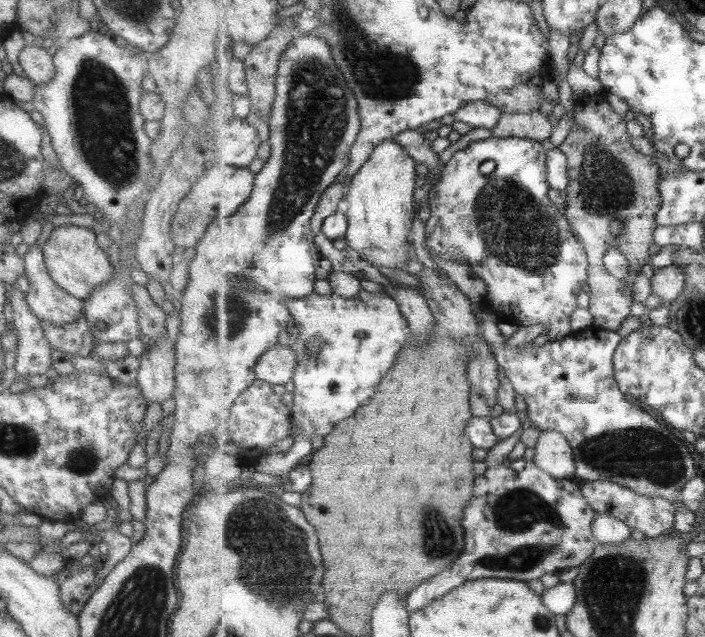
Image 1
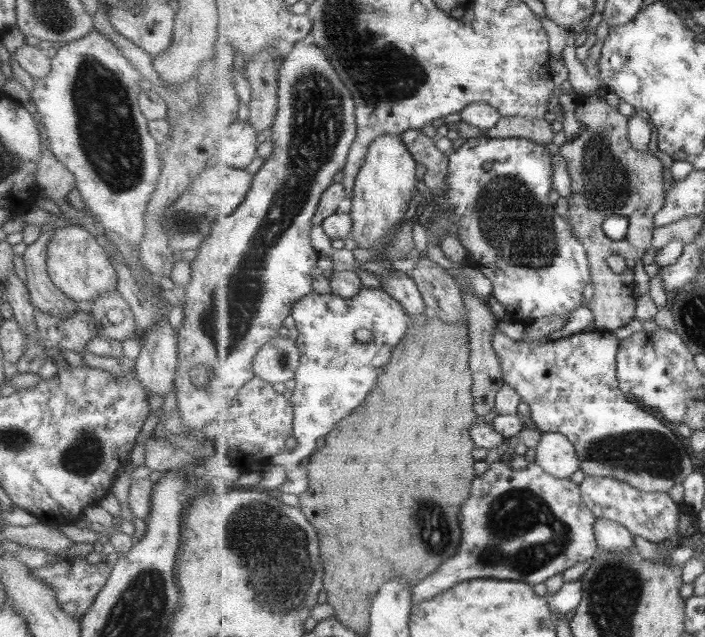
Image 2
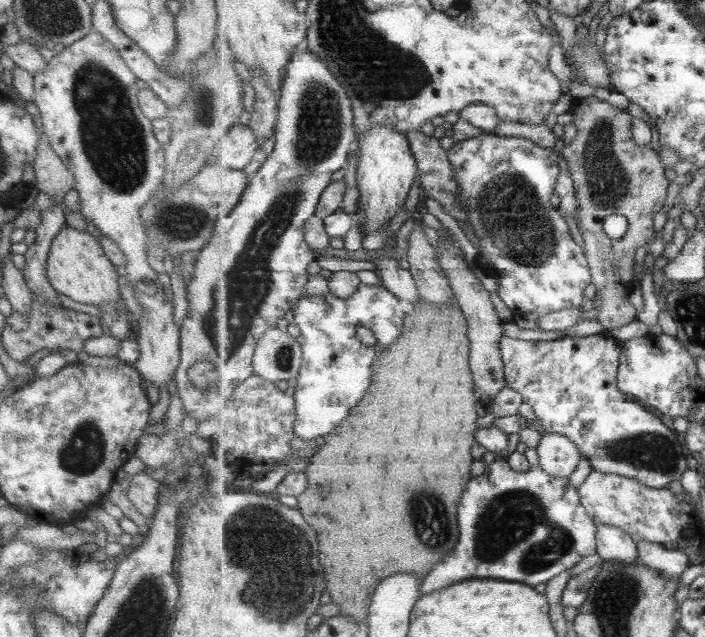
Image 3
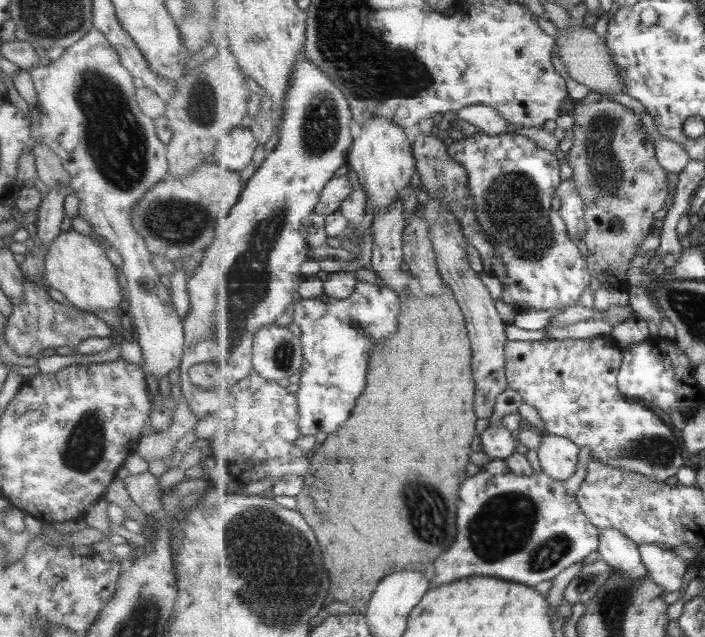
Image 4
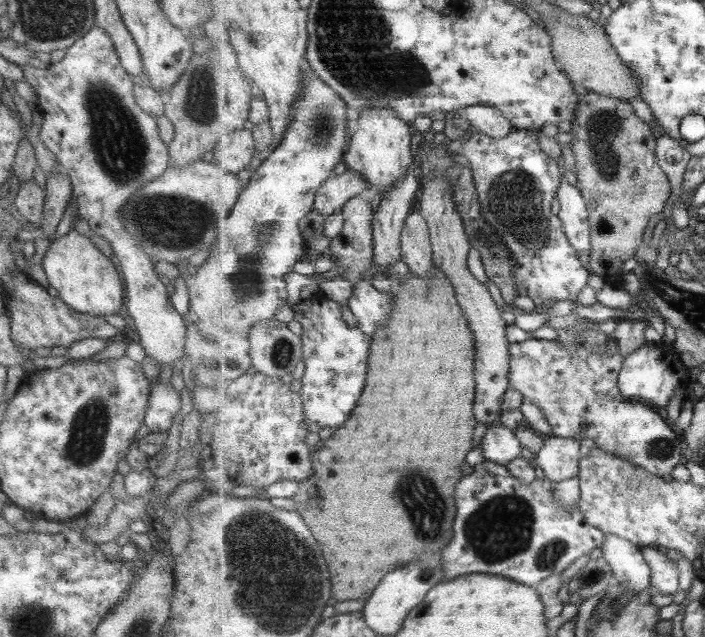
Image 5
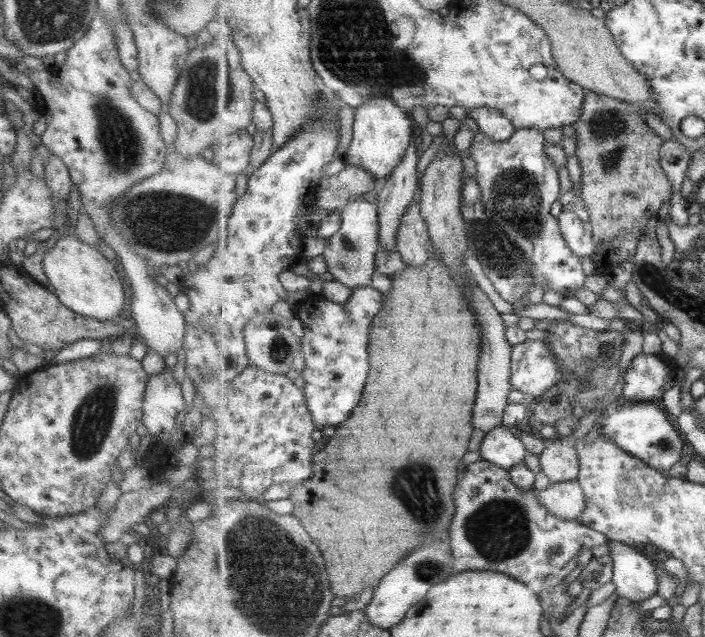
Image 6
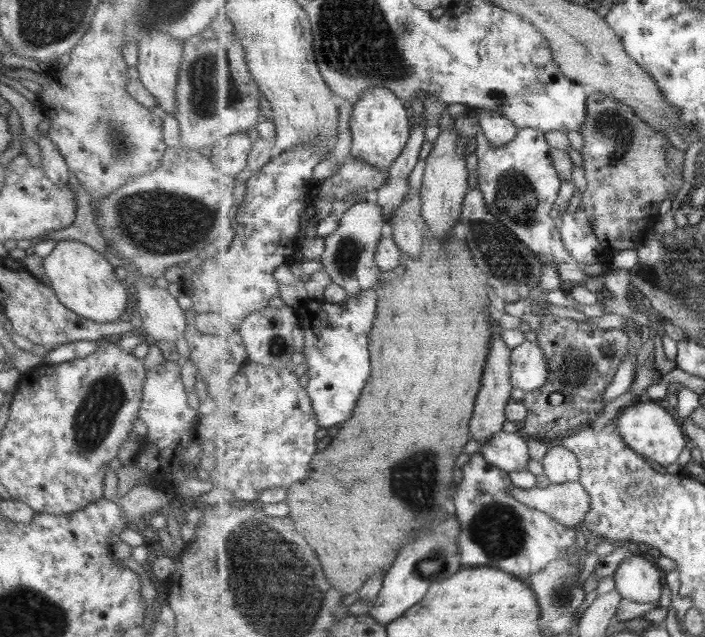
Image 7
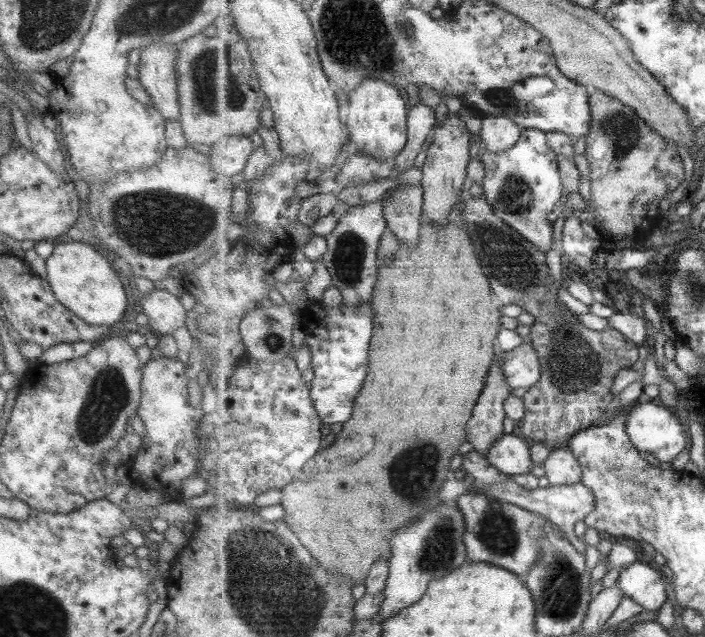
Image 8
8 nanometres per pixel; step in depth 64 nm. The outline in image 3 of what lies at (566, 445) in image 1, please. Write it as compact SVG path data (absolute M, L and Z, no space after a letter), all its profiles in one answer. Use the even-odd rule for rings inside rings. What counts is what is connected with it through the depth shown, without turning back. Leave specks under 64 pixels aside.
M545 432L536 450L541 468L556 477L570 477L583 457L569 437L555 433Z

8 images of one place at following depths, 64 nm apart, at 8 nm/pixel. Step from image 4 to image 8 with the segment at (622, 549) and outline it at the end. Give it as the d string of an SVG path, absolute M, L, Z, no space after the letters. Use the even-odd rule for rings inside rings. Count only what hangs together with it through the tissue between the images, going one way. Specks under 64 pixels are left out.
M648 559L637 560L620 570L617 584L624 596L630 597L643 609L659 612L672 595L667 579Z

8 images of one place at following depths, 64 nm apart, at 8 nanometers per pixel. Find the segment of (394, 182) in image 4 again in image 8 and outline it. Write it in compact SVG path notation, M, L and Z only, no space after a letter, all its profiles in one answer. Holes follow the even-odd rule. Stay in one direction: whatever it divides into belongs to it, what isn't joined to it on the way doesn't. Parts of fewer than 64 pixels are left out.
M365 79L357 89L347 94L349 105L346 112L346 127L349 138L355 142L359 153L373 155L377 159L394 160L408 143L410 105L403 90L385 83L383 79Z

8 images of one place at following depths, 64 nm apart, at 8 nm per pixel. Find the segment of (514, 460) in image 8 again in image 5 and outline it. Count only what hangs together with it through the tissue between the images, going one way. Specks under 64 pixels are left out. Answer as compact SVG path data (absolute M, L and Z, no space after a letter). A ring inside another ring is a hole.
M501 418L486 429L481 440L481 449L485 460L507 466L521 456L524 446L516 431L503 426L500 420Z

